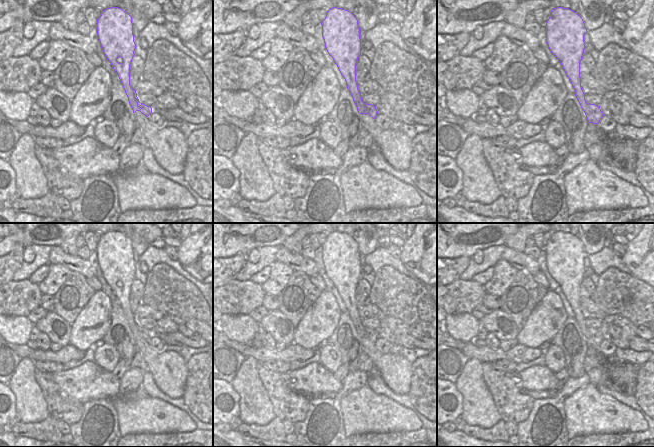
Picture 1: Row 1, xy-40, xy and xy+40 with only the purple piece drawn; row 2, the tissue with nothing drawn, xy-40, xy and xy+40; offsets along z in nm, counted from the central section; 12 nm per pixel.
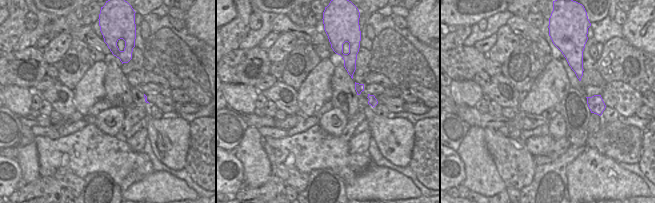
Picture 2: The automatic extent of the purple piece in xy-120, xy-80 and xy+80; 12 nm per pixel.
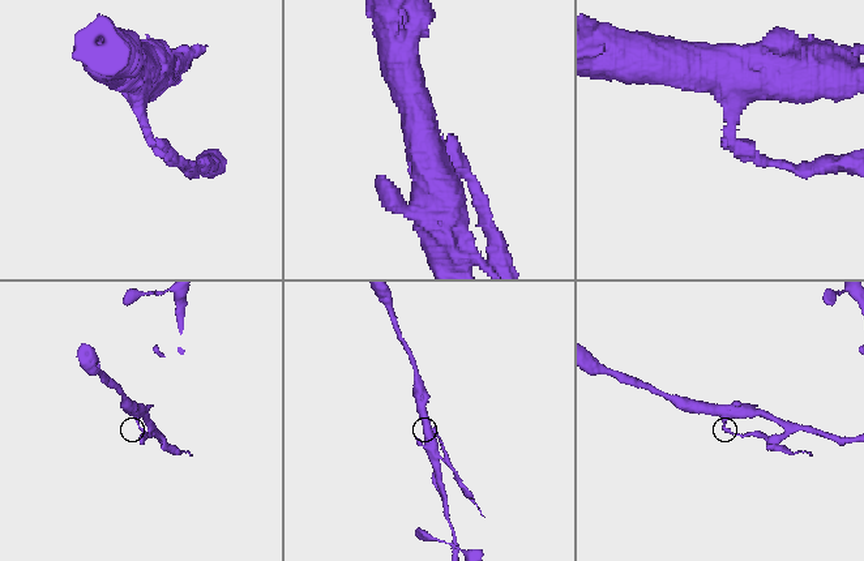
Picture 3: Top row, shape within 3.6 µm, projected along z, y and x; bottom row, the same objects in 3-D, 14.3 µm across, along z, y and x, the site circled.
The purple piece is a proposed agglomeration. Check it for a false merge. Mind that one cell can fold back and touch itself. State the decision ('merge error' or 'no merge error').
merge error

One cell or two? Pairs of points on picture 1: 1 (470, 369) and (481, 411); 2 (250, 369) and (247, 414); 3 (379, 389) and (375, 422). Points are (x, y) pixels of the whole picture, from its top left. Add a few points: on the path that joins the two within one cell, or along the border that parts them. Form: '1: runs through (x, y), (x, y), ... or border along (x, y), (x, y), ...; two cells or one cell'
1: runs through (471, 379), (471, 385), (477, 401); one cell
2: runs through (250, 380), (250, 403); one cell
3: border along (366, 384), (375, 393), (384, 394), (399, 404); two cells

